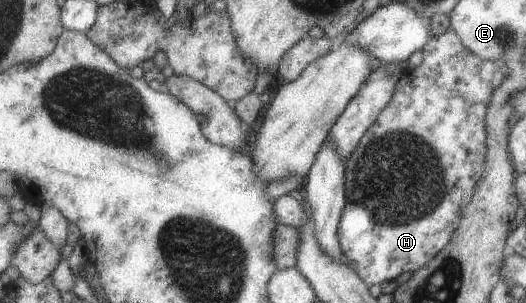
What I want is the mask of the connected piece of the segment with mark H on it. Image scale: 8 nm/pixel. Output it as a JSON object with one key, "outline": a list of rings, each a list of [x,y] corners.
{"outline":[[[449,28],[441,36],[431,37],[422,46],[421,63],[399,76],[397,84],[395,84],[395,92],[393,92],[389,104],[385,105],[385,108],[381,110],[373,124],[365,130],[365,134],[359,139],[355,150],[349,154],[345,161],[345,204],[338,220],[337,240],[347,264],[365,283],[366,287],[394,280],[402,272],[415,272],[415,270],[419,270],[433,256],[441,252],[441,249],[445,248],[447,242],[451,240],[455,228],[459,226],[461,209],[469,204],[469,200],[473,196],[473,188],[475,188],[477,180],[483,174],[483,163],[485,162],[485,153],[487,152],[487,144],[485,144],[485,140],[487,140],[485,134],[485,114],[487,114],[489,98],[491,98],[491,94],[493,94],[493,90],[497,88],[497,85],[501,84],[510,75],[510,72],[508,66],[505,66],[499,60],[482,61],[473,52],[465,50],[455,32]]]}

